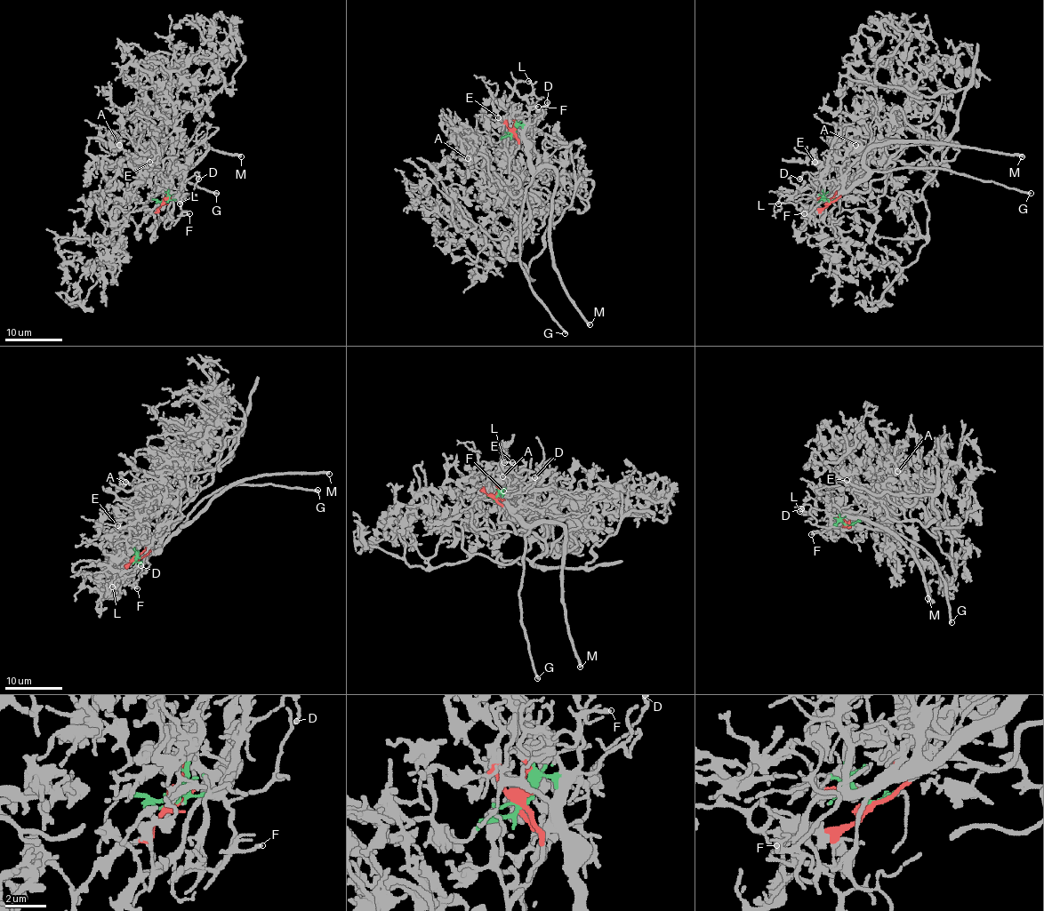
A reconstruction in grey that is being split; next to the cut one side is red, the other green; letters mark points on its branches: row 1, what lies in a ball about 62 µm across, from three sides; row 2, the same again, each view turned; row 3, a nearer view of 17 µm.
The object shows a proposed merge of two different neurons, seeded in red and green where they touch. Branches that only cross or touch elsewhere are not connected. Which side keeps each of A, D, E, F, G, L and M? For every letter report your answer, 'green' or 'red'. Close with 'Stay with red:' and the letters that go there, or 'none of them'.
A: red
D: green
E: red
F: green
G: green
L: red
M: green
Stay with red: A, E, L

